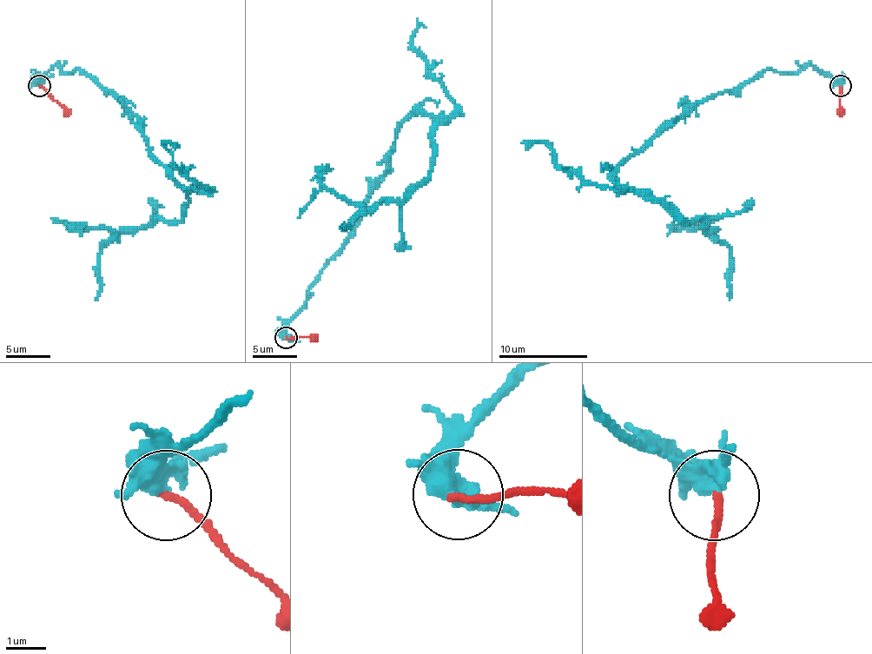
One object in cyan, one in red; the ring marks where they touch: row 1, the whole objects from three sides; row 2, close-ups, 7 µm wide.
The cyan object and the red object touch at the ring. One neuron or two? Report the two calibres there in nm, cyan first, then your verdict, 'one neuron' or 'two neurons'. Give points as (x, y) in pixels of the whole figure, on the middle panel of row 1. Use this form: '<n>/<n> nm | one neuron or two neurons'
340/180 nm | one neuron

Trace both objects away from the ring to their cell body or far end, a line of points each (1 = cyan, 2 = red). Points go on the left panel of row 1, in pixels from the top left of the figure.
1: (40, 85), (53, 65), (86, 72), (139, 121), (150, 154), (188, 198), (177, 220), (123, 231), (50, 218)
2: (40, 85), (70, 114)

